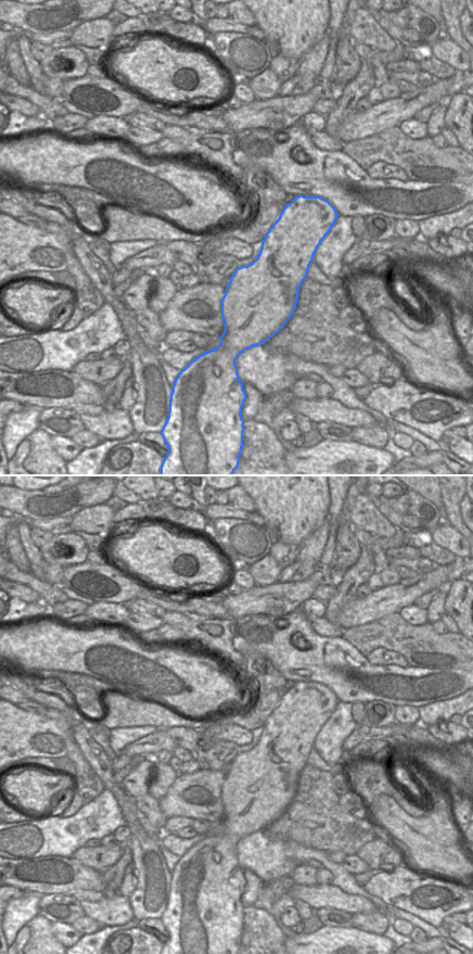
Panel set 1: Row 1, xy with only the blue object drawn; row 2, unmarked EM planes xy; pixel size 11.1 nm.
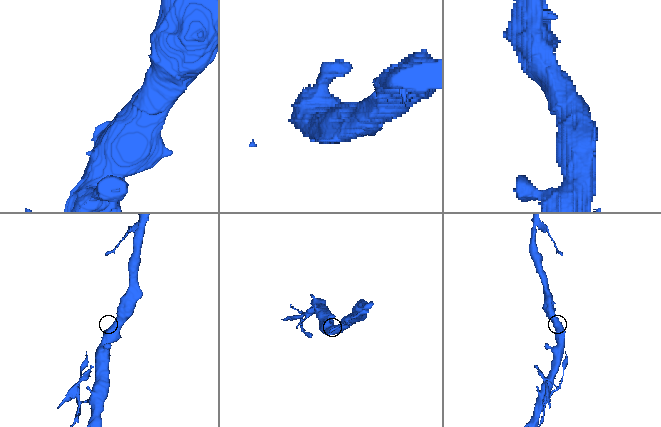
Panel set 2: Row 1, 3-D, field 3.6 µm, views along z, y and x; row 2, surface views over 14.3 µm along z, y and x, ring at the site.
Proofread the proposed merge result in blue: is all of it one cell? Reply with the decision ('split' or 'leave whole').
leave whole

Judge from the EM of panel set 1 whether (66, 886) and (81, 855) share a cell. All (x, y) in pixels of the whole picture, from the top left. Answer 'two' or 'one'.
two

